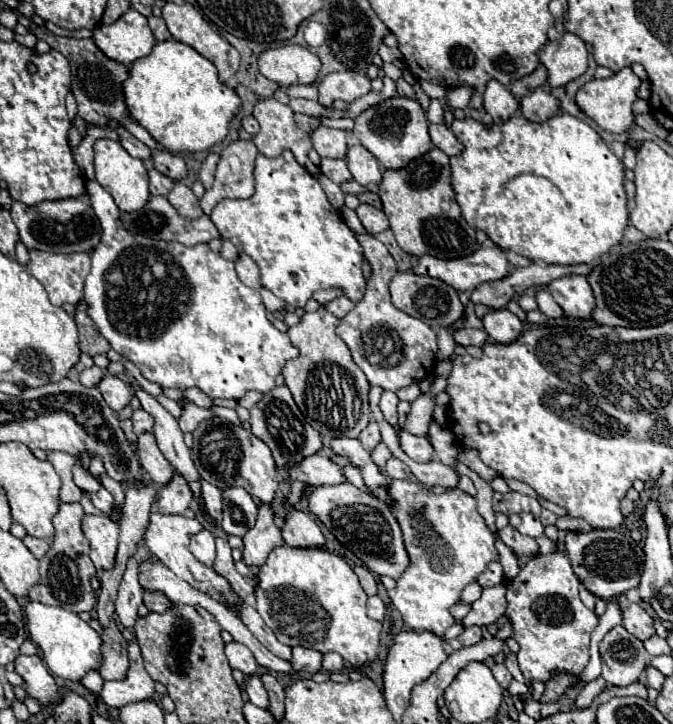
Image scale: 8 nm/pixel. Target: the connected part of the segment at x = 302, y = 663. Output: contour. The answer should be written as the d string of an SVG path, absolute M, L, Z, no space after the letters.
M293 647L293 659L291 665L295 667L297 673L317 673L321 671L321 661L323 661L323 653L307 649L307 647Z

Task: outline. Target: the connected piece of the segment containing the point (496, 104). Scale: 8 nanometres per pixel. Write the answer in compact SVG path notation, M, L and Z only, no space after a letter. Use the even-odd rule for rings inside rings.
M491 81L483 93L483 107L493 117L493 123L503 123L519 111L519 99L501 83Z

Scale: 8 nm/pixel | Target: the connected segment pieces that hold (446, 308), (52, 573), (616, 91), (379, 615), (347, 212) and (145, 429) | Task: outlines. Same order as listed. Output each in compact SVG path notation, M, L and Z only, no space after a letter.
M399 271L395 279L391 279L389 289L391 289L391 299L395 307L399 307L401 311L405 311L415 319L423 319L423 323L427 323L431 329L449 327L463 315L463 305L457 297L457 291L447 283L443 283L441 279L417 275L413 271Z
M61 503L59 513L53 517L55 525L55 537L51 541L51 549L47 555L41 559L39 573L41 581L29 589L29 599L39 601L45 605L55 605L63 607L73 613L81 611L91 611L95 607L95 593L91 589L91 577L95 575L95 565L89 559L89 543L81 531L81 519L83 519L83 509L79 503Z
M623 67L621 71L617 71L613 77L609 79L593 79L587 85L583 85L577 93L577 105L605 131L611 133L623 133L633 125L633 103L639 99L637 91L639 91L641 79L633 73L631 67Z
M377 595L367 599L367 615L371 619L375 619L375 621L383 621L383 617L385 617L385 605L383 605L383 601Z
M343 207L343 209L341 209L341 217L343 217L343 221L345 221L355 233L365 233L365 229L363 229L363 225L361 225L361 221L359 221L359 217L355 215L353 209Z
M137 409L135 413L133 413L133 417L131 417L131 421L133 421L133 431L137 433L137 435L141 435L141 433L151 433L153 431L153 417L147 413L147 411L143 411L143 409Z

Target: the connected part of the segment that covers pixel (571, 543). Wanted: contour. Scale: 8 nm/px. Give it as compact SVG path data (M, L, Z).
M595 529L589 533L567 533L565 549L583 587L599 599L609 601L613 597L625 595L629 589L639 585L643 571L643 549L625 531Z

